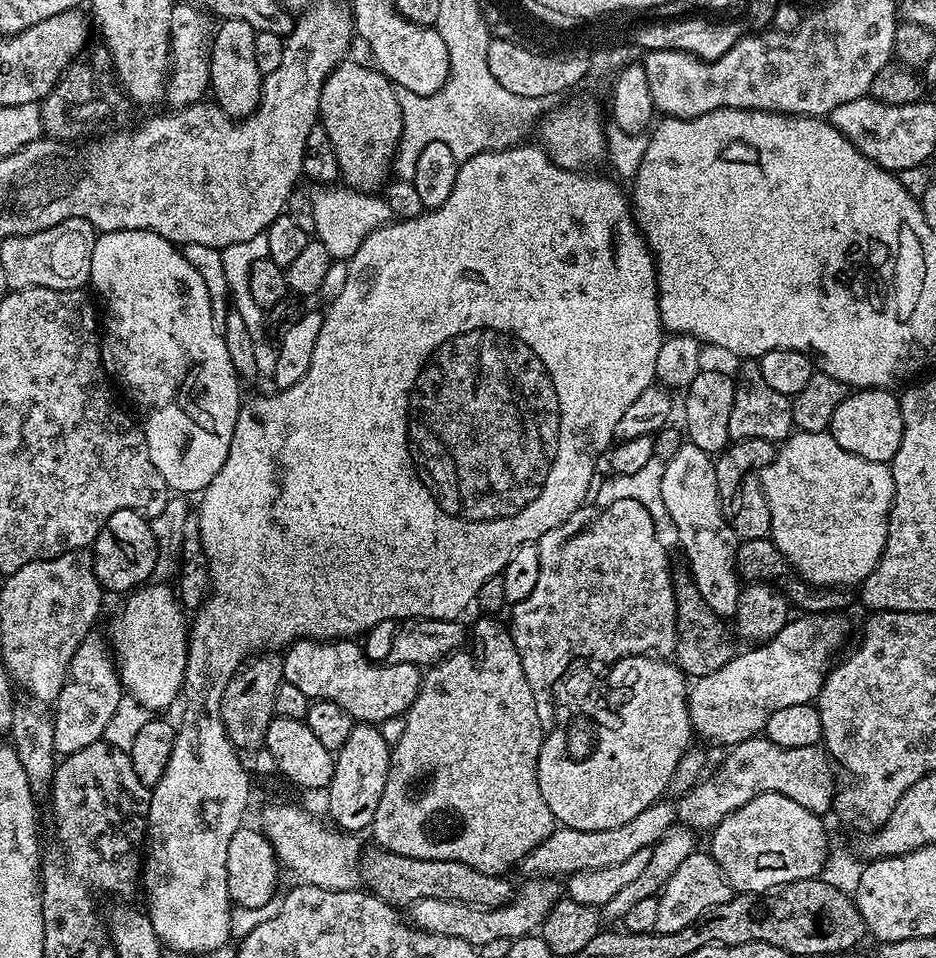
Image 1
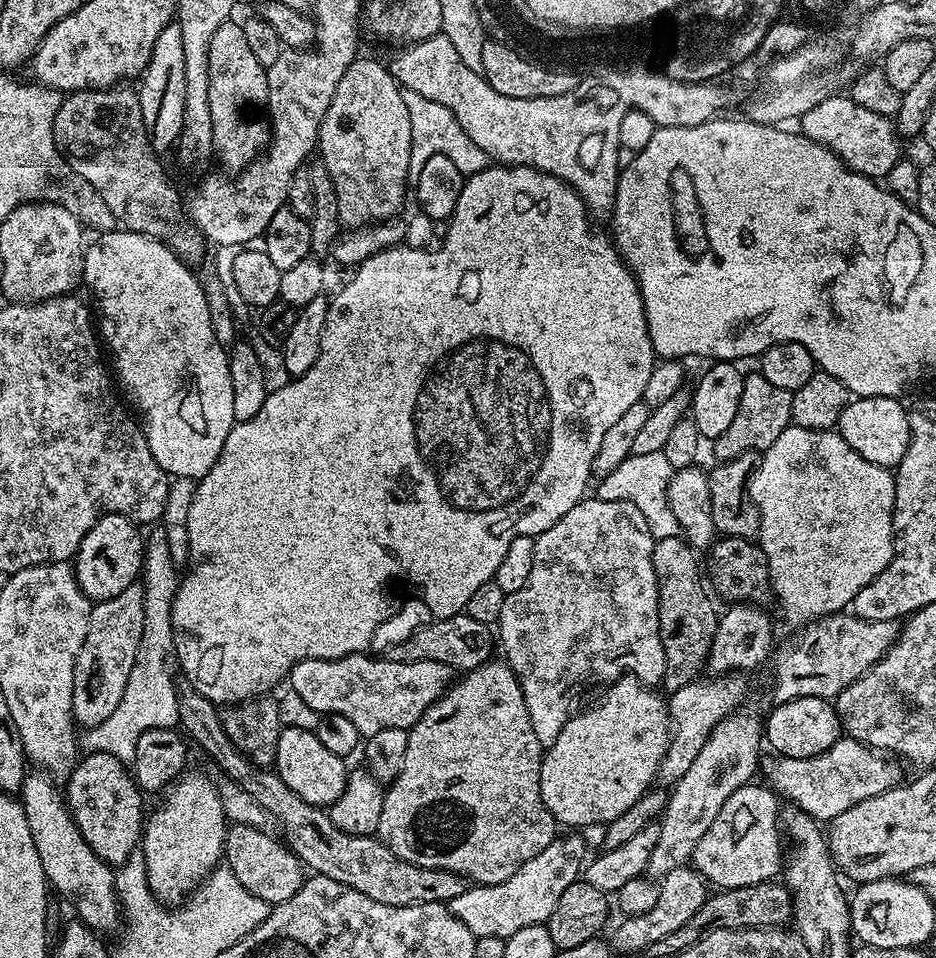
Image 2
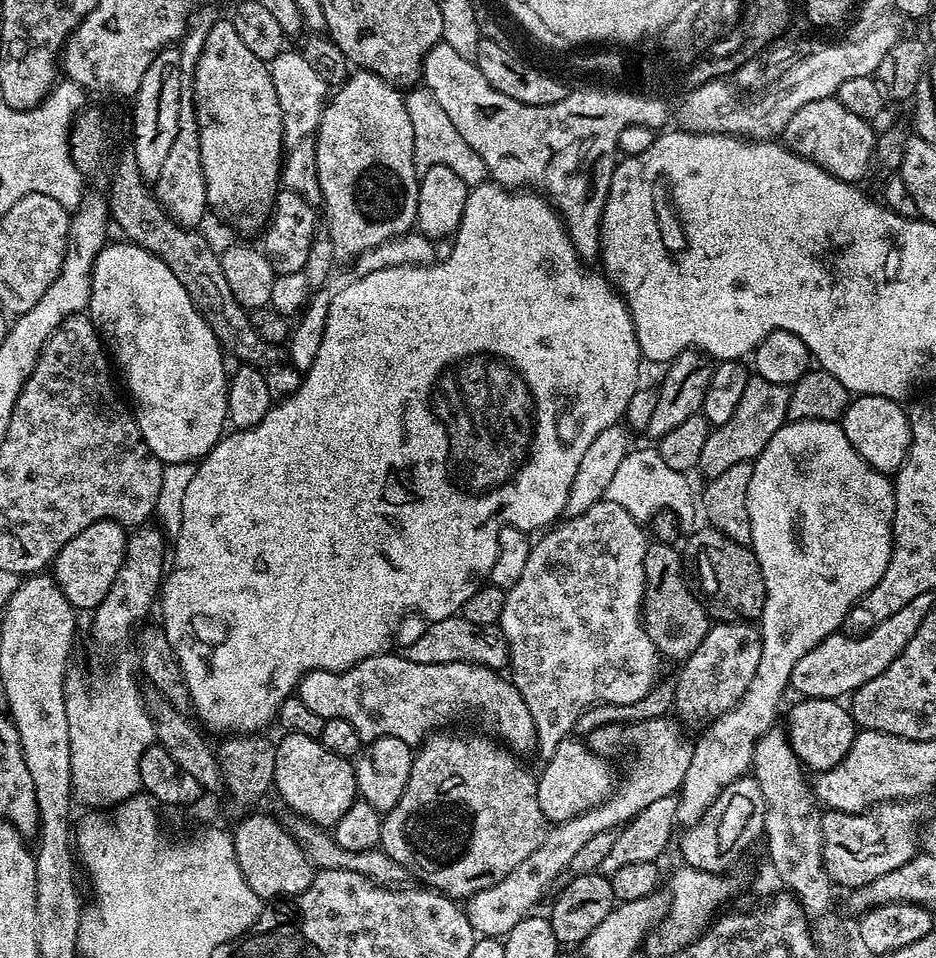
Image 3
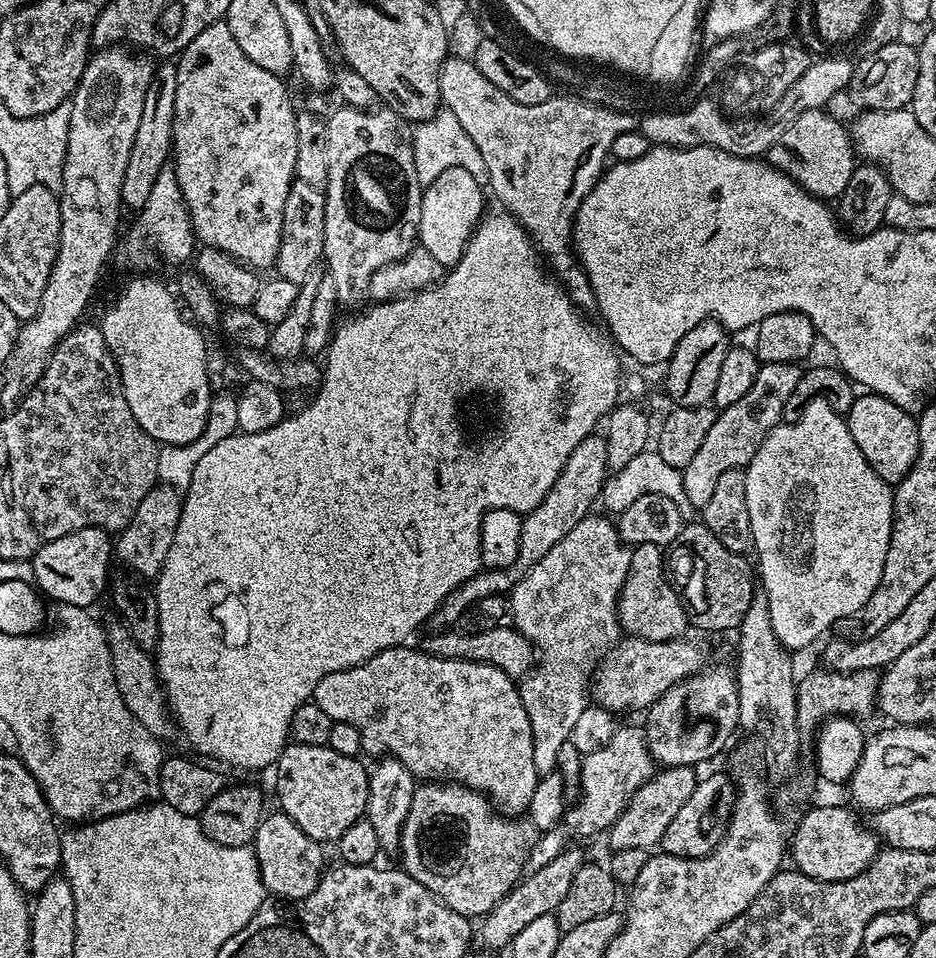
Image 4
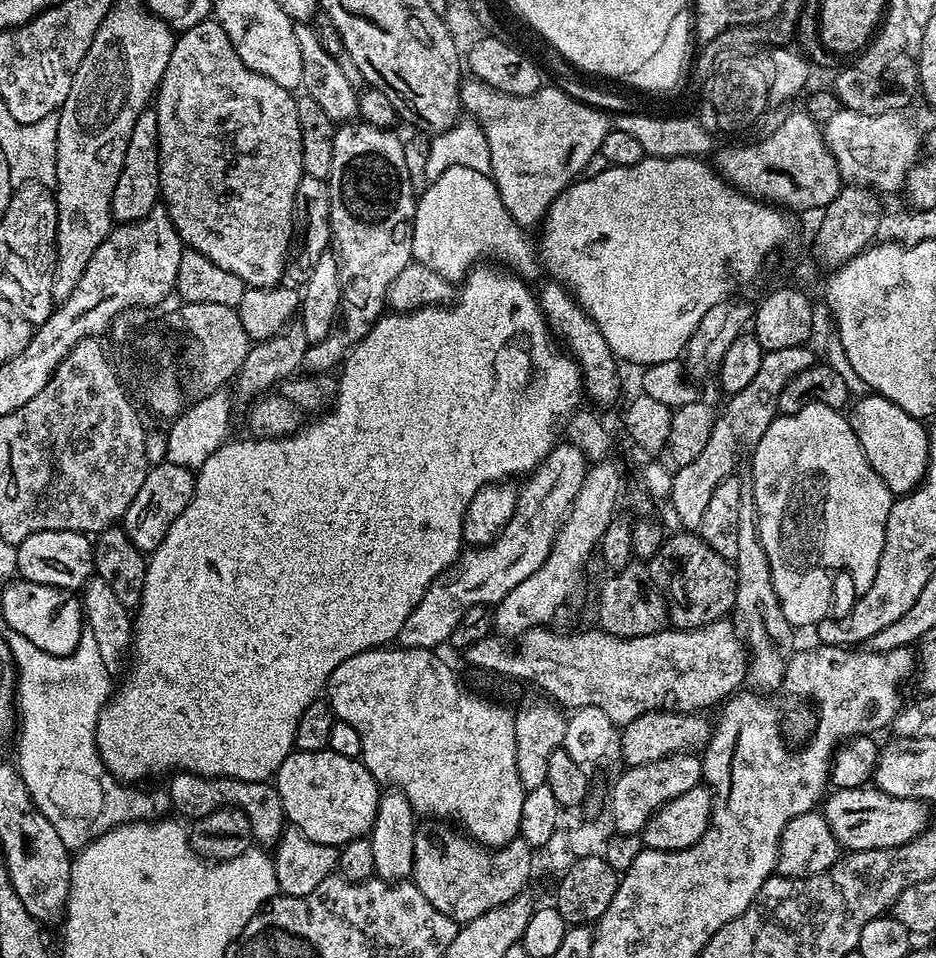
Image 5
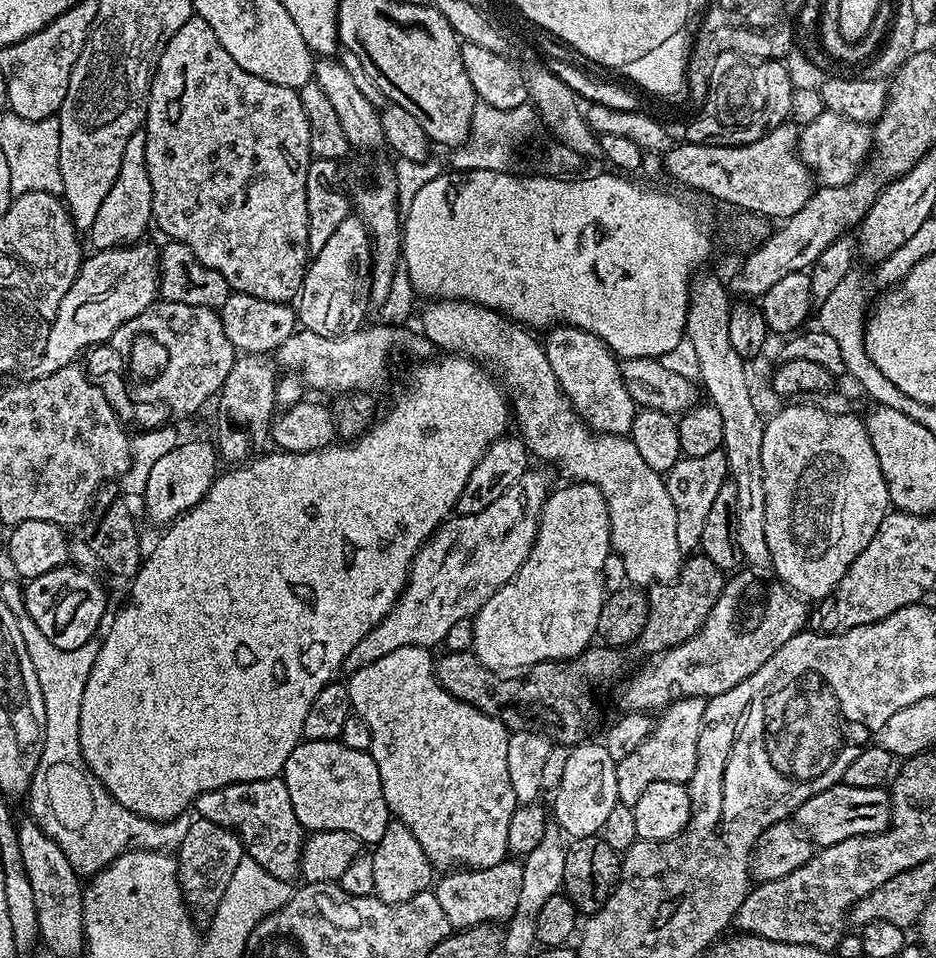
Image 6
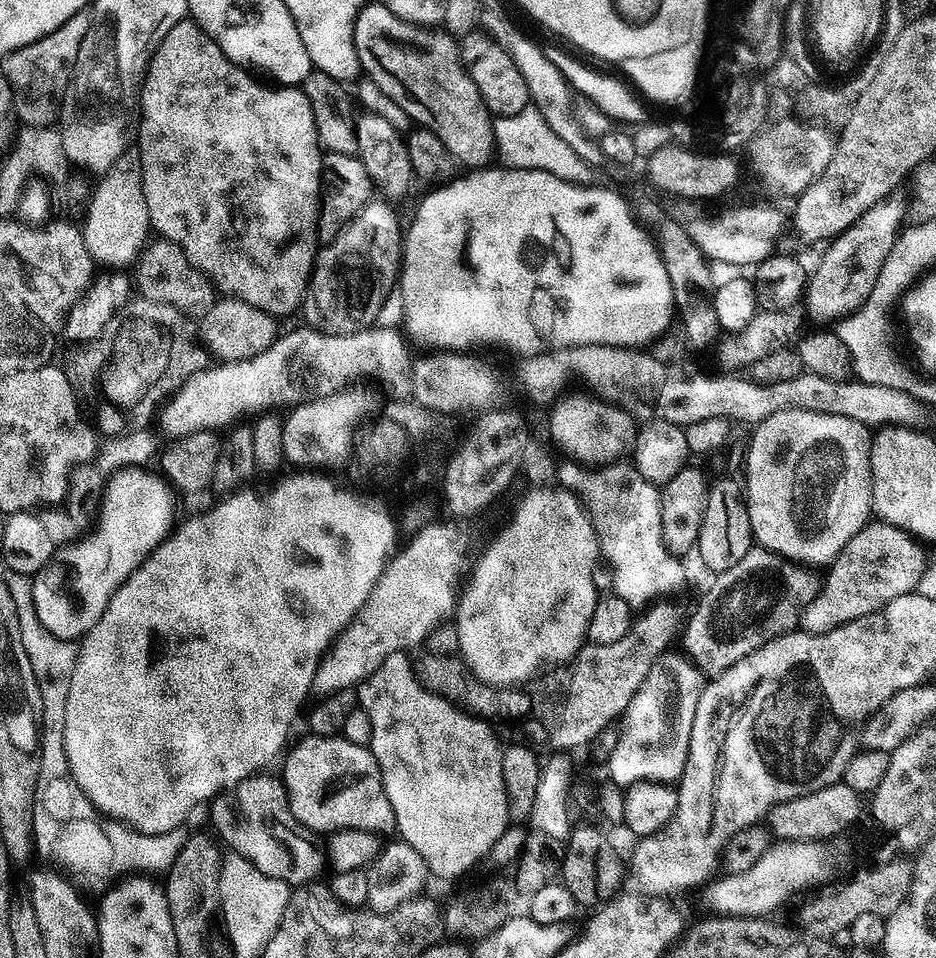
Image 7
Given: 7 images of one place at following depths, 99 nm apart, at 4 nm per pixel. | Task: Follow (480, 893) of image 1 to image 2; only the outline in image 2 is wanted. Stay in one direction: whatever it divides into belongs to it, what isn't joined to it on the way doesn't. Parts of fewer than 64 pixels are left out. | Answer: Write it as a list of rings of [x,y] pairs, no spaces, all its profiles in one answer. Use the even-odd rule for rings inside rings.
[[[186,678],[177,679],[175,683],[180,716],[178,724],[186,733],[187,739],[193,745],[196,743],[220,767],[219,771],[223,775],[238,782],[238,786],[242,786],[246,794],[251,794],[254,802],[266,809],[275,823],[276,820],[280,823],[285,836],[283,839],[309,873],[334,878],[334,882],[342,882],[366,894],[366,898],[374,898],[374,902],[386,902],[390,906],[426,902],[448,904],[464,892],[466,881],[463,876],[450,870],[414,866],[398,858],[376,836],[355,836],[338,830],[325,809],[298,798],[298,794],[294,794],[294,790],[290,790],[286,782],[282,782],[275,770],[257,768],[245,758],[234,746],[234,742],[230,742],[224,729],[221,709],[213,700],[198,694],[198,690],[194,690],[194,686]]]

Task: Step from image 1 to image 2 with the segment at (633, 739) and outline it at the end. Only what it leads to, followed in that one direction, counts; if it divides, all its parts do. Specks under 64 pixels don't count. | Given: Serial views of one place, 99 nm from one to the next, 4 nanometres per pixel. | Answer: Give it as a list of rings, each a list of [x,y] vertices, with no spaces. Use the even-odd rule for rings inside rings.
[[[631,674],[622,676],[599,701],[601,704],[597,708],[589,707],[581,711],[569,718],[566,726],[562,726],[562,734],[558,734],[558,738],[546,749],[540,761],[542,802],[546,802],[546,810],[550,810],[557,825],[569,824],[572,827],[569,829],[572,830],[584,830],[580,828],[588,828],[591,824],[607,826],[653,787],[660,771],[660,763],[668,749],[670,735],[668,702],[656,691],[655,687],[642,683]]]

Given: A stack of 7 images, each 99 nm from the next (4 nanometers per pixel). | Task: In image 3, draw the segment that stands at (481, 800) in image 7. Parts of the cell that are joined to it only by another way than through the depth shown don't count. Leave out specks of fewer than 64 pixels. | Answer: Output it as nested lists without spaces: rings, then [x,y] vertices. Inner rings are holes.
[[[402,654],[388,655],[371,656],[345,672],[308,672],[300,680],[298,694],[324,721],[346,718],[362,742],[393,736],[416,746],[429,734],[451,725],[448,723],[455,716],[469,712],[513,753],[536,752],[534,718],[530,718],[530,710],[511,679],[503,680],[497,669],[462,662],[422,666],[422,662],[410,662]]]

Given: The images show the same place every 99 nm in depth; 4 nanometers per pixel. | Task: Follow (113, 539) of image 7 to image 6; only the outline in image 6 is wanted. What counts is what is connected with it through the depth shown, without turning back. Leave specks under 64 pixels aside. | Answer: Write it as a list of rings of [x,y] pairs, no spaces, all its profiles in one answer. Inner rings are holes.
[[[55,568],[52,571],[47,571],[46,574],[39,575],[38,578],[27,581],[27,584],[24,588],[24,609],[29,618],[34,621],[35,625],[38,626],[42,634],[46,636],[54,644],[58,646],[59,649],[77,649],[79,646],[89,643],[95,636],[94,632],[97,630],[103,616],[104,610],[106,608],[106,594],[98,582],[98,578],[95,575],[88,574],[86,572],[81,572],[75,568]]]

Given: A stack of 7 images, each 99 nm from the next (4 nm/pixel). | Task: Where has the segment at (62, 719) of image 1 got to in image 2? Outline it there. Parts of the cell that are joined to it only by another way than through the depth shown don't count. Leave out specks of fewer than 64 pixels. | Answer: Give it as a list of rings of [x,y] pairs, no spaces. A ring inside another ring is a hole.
[[[139,583],[131,584],[114,598],[93,603],[86,638],[78,650],[74,666],[72,719],[81,729],[87,730],[106,722],[106,718],[114,714],[118,702],[122,702],[142,640],[143,618],[144,590]]]

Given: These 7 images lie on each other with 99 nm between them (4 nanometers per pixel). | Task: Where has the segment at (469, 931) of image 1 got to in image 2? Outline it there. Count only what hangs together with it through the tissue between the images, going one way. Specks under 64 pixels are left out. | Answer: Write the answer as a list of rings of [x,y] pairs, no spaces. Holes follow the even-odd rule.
[[[557,835],[550,846],[542,850],[542,854],[534,854],[530,862],[522,862],[522,866],[518,866],[518,870],[514,870],[506,882],[465,887],[458,898],[450,901],[452,913],[478,938],[507,938],[518,934],[518,930],[526,930],[526,926],[547,925],[550,914],[554,914],[554,906],[558,906],[558,898],[562,898],[562,890],[577,883],[586,860],[584,840],[580,837],[583,835],[568,835],[572,836]]]

